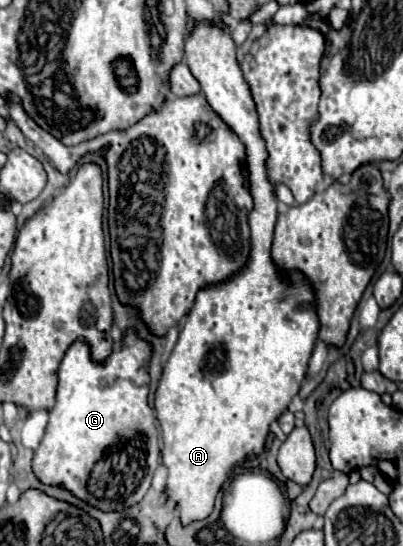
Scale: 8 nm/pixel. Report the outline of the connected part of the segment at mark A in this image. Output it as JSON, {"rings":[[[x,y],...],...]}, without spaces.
{"rings":[[[209,19],[197,21],[185,41],[185,61],[193,77],[201,83],[201,89],[209,105],[223,117],[227,125],[241,137],[247,147],[247,167],[251,179],[251,195],[255,209],[249,213],[251,225],[251,261],[247,269],[235,275],[229,283],[213,285],[197,293],[195,305],[185,317],[179,341],[171,351],[167,367],[163,369],[157,393],[155,393],[155,415],[161,425],[163,441],[163,465],[167,467],[167,499],[173,499],[181,513],[181,525],[187,527],[193,521],[201,521],[211,515],[217,493],[229,477],[229,471],[245,461],[251,453],[257,457],[265,449],[269,425],[287,411],[291,397],[297,395],[311,351],[317,341],[319,321],[315,315],[315,299],[311,287],[299,273],[281,275],[271,261],[271,239],[277,221],[277,199],[273,185],[265,175],[265,143],[259,135],[257,113],[249,87],[241,75],[241,67],[235,59],[235,43],[229,33],[215,29]]]}

